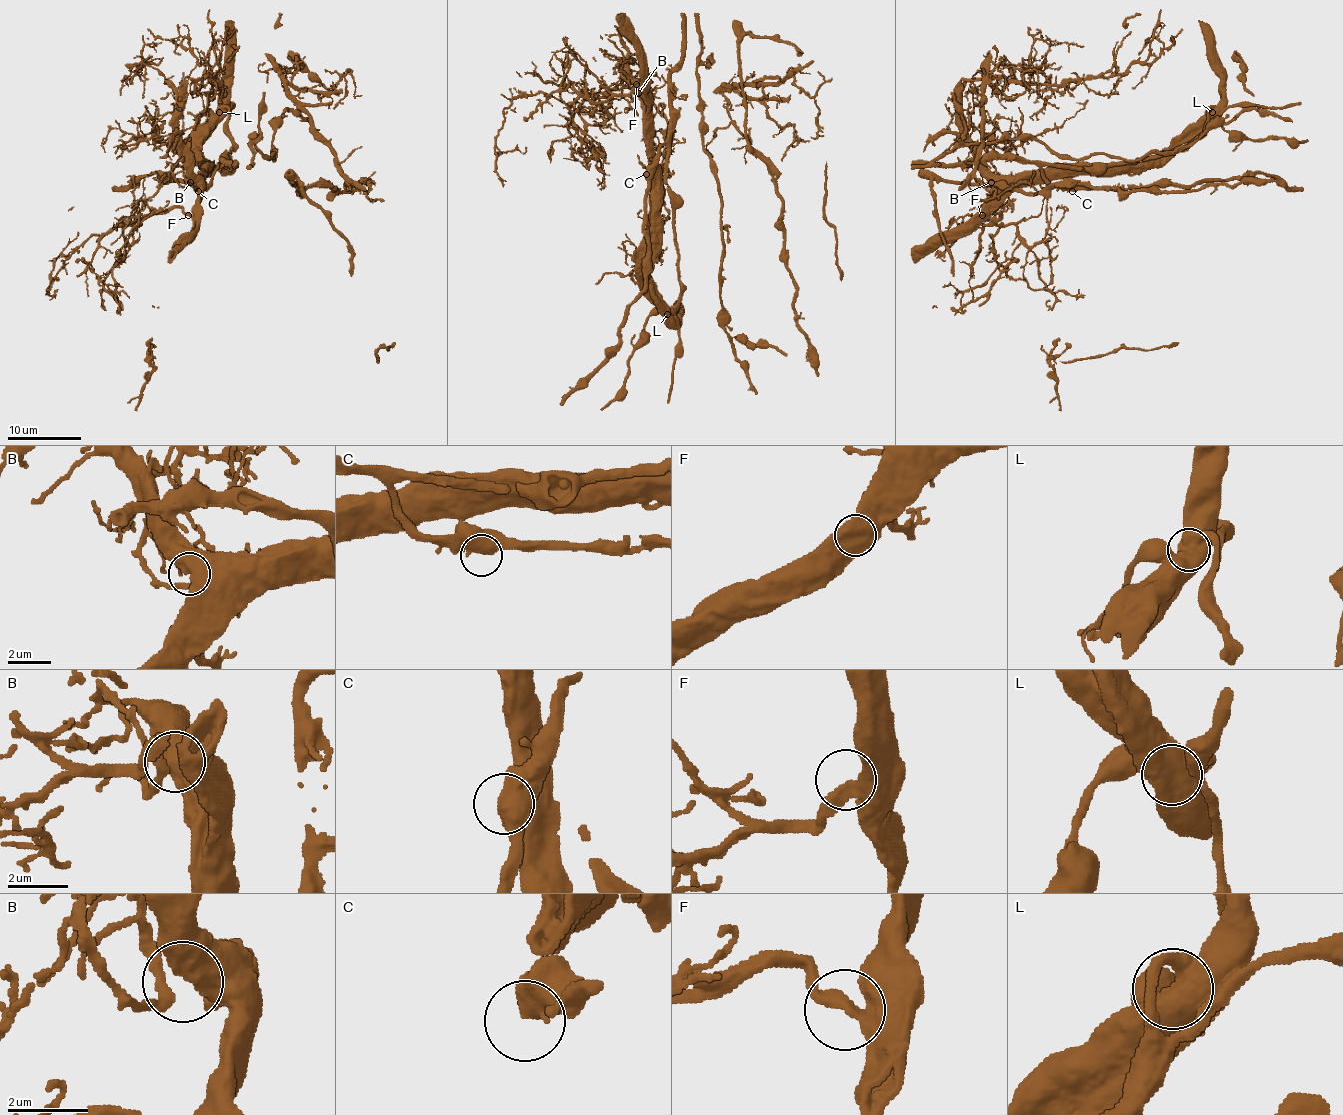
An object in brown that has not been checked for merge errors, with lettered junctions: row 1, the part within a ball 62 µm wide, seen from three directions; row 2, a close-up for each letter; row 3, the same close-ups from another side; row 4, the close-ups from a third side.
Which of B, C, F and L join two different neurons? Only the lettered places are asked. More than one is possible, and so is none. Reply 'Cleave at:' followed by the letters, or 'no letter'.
Cleave at: L

